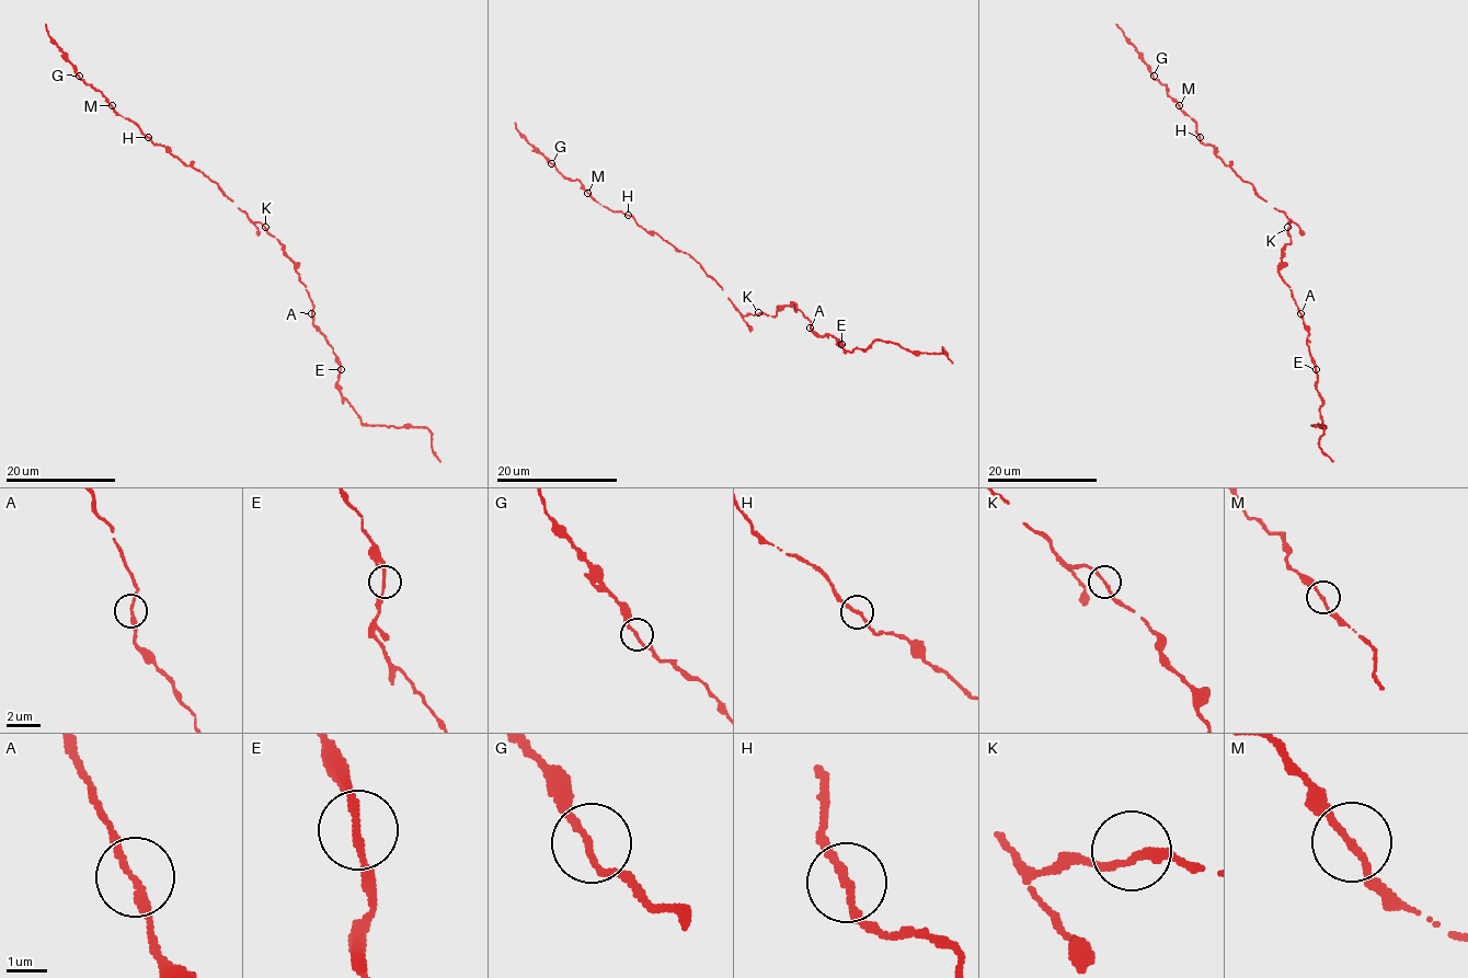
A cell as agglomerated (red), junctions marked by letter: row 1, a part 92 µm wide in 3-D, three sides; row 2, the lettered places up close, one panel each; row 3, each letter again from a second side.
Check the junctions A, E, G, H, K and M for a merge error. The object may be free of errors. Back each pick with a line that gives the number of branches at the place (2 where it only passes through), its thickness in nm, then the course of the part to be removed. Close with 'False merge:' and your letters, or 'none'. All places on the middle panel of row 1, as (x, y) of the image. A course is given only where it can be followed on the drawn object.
False merge: none

